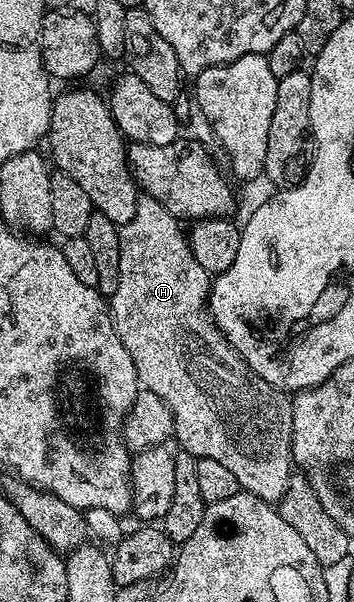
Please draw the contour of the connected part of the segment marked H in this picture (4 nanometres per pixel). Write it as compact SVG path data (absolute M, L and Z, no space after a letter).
M140 200L136 204L136 214L134 217L127 222L125 226L120 227L120 259L118 260L118 268L120 269L120 279L116 285L116 290L110 296L110 309L112 311L112 322L116 326L118 336L122 340L122 344L126 344L126 352L130 352L130 356L134 360L134 368L136 369L136 375L140 377L140 384L143 389L154 392L154 396L162 396L162 400L172 409L172 420L174 423L174 438L178 443L179 449L189 450L194 457L198 458L209 458L210 460L218 460L226 469L231 472L234 476L238 476L238 484L240 485L241 491L258 496L262 500L276 504L279 503L281 496L286 492L289 482L294 477L294 463L292 461L292 398L289 397L285 391L279 390L278 387L270 385L266 380L262 380L262 376L258 376L258 372L254 372L254 368L250 368L250 364L246 364L246 360L233 346L231 346L226 340L226 336L222 331L216 327L215 320L212 319L212 311L208 308L208 295L210 293L210 276L202 268L202 264L198 264L198 260L194 260L194 252L188 246L188 240L186 237L185 227L180 227L181 219L177 217L171 210L167 210L161 202L153 202L151 200Z

